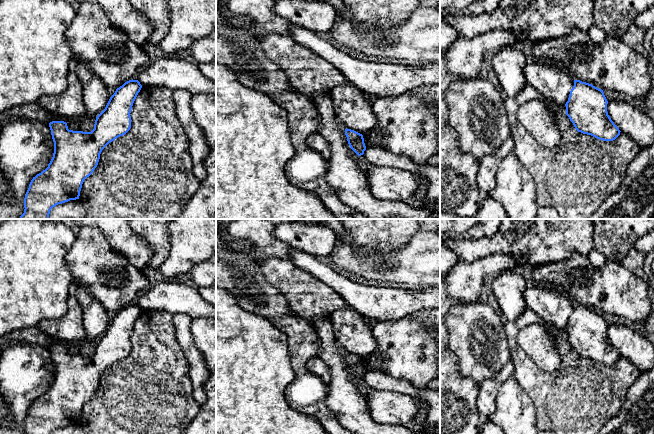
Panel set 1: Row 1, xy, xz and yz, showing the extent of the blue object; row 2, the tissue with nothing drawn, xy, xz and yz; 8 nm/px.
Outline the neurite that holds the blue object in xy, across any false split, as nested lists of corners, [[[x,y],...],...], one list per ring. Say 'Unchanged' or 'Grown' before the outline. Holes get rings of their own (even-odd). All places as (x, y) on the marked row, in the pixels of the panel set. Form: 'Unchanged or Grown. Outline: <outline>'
Unchanged. Outline: [[[133,79],[117,88],[105,109],[96,117],[91,132],[69,130],[64,121],[49,123],[54,142],[53,157],[48,167],[31,180],[24,198],[24,213],[19,219],[49,219],[53,207],[79,199],[82,184],[97,167],[102,150],[130,130],[131,109],[141,88],[140,82]]]

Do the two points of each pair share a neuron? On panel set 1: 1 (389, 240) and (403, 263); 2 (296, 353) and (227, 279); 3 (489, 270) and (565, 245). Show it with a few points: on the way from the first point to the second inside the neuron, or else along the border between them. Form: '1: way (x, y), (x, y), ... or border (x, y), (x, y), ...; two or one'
1: border (412, 234), (409, 241), (397, 250), (372, 251); two
2: way (296, 330), (265, 299), (258, 296), (250, 288); one
3: border (496, 253), (511, 254), (522, 265); two

